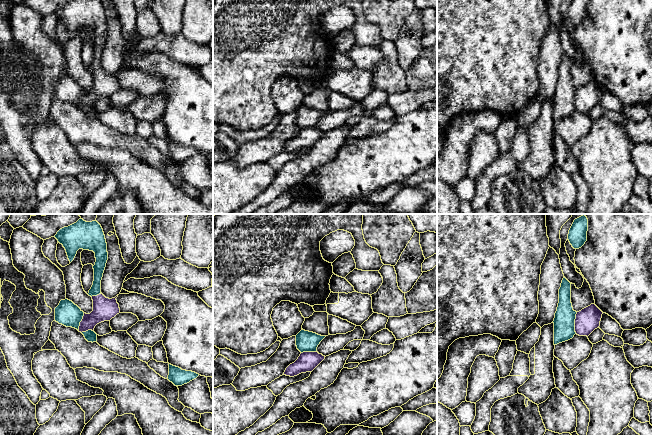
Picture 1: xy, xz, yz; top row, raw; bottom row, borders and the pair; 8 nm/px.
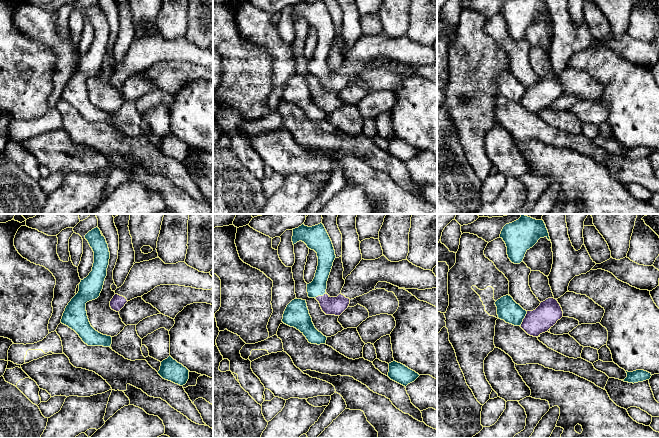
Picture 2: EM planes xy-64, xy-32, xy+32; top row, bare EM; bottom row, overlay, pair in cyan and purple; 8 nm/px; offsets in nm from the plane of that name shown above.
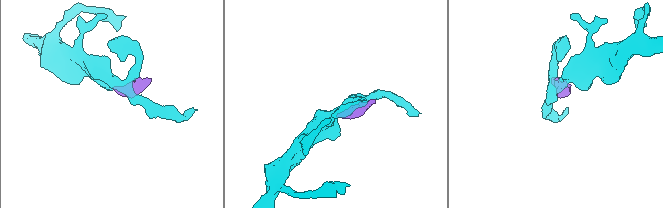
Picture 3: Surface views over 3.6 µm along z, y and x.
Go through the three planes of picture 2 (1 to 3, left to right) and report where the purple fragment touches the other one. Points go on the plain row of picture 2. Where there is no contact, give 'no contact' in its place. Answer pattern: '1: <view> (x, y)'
1: no contact
2: xy-32 (320, 71)
3: xy+32 (523, 94)

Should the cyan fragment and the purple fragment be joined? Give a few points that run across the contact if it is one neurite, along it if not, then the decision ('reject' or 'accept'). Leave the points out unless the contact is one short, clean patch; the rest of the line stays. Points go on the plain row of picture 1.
accept

